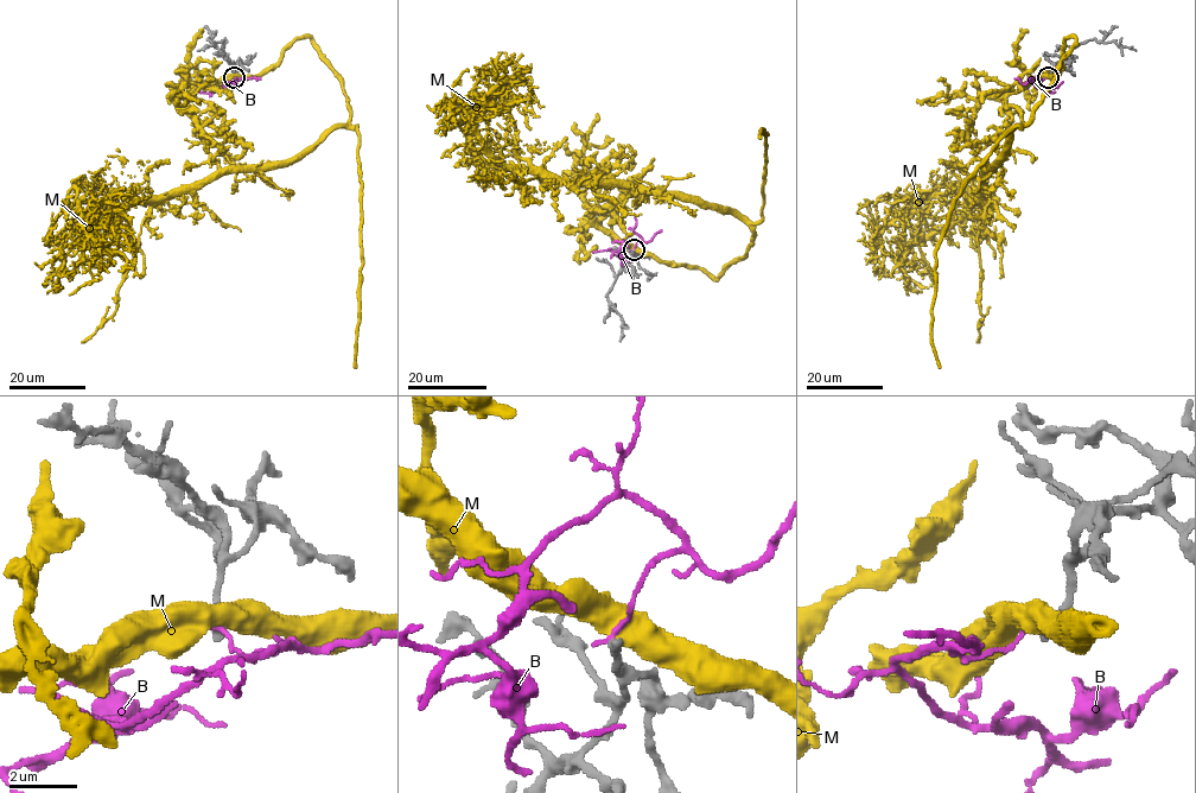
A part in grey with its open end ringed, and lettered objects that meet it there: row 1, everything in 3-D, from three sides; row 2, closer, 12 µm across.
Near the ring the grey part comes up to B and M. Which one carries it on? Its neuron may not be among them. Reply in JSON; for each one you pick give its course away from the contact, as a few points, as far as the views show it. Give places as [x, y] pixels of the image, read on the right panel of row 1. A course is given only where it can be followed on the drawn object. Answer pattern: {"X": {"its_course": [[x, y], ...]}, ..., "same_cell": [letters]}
{"same_cell": []}

